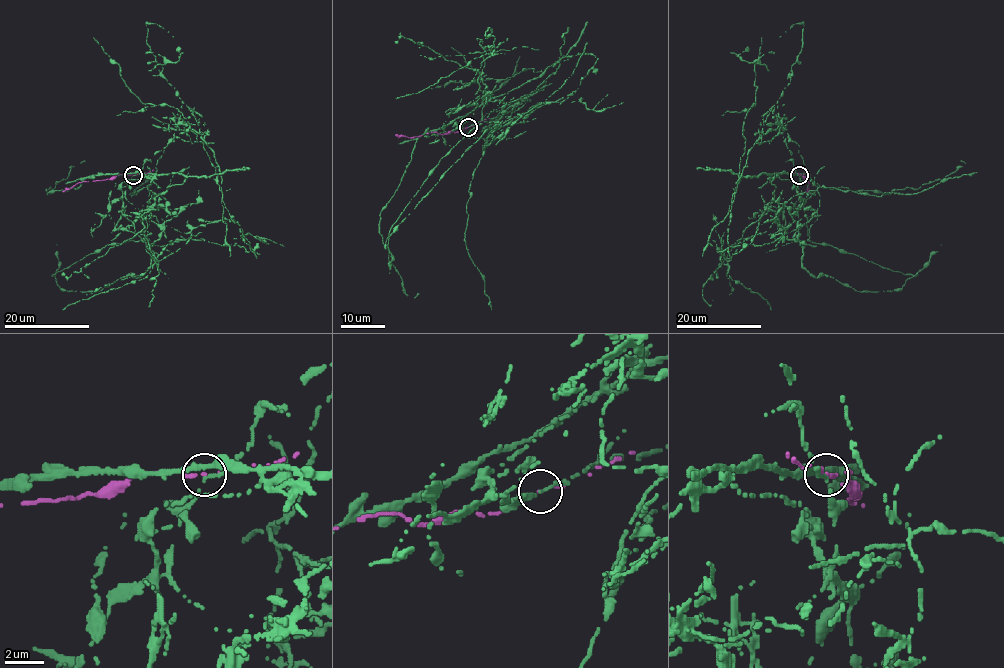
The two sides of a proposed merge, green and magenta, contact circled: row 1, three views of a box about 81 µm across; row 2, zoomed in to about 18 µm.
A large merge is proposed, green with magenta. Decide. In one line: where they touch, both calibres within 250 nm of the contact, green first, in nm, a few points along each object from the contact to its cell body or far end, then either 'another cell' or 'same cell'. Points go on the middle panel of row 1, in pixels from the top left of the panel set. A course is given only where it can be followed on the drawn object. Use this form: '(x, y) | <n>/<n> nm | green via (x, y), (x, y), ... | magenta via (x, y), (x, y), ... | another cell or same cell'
(468, 127) | 150/240 nm | green via (468, 127), (456, 123), (485, 99), (559, 62), (483, 146), (484, 96), (463, 105), (493, 50), (395, 99) | magenta via (468, 127), (460, 131), (431, 131), (413, 137), (395, 134) | another cell

